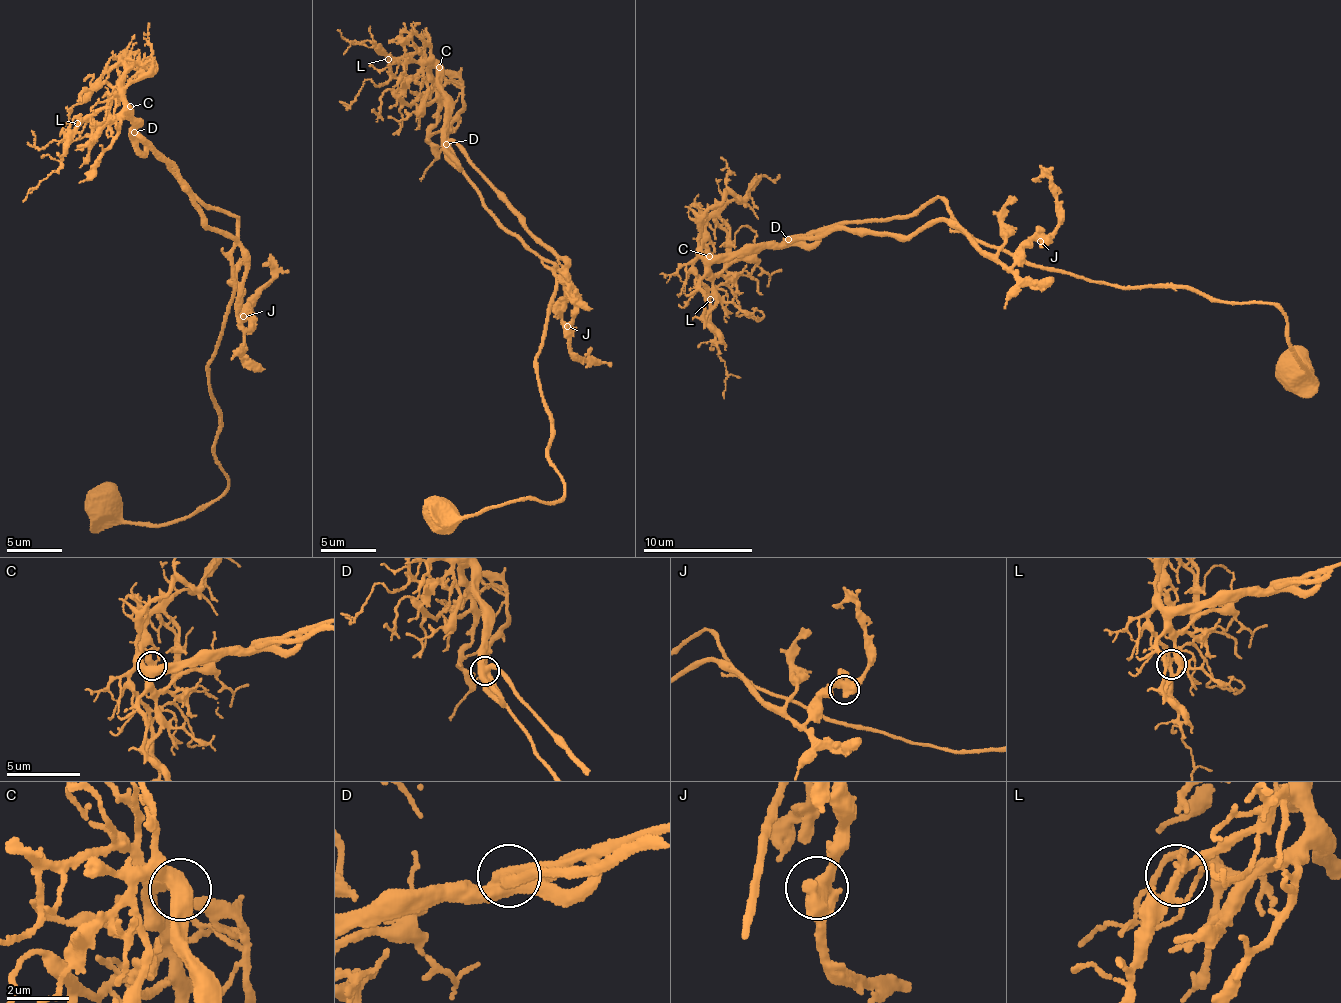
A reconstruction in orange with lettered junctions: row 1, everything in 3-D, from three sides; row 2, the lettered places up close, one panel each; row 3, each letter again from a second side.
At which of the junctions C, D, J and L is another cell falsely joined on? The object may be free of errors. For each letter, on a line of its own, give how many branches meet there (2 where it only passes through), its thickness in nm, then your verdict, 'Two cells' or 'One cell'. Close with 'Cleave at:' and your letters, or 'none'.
C: Branches: 3. Thickness 440 nm. One cell
D: Branches: 3. Thickness 480 nm. One cell
J: Branches: 3. Thickness 480 nm. One cell
L: Branches: 3. Thickness 240 nm. One cell
Cleave at: none

